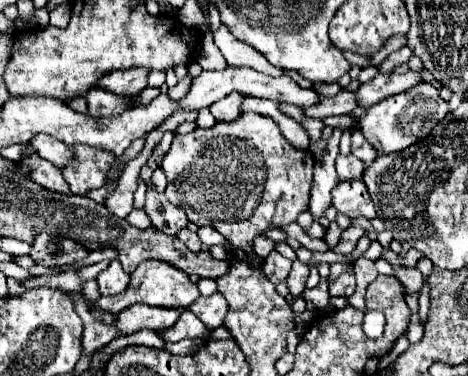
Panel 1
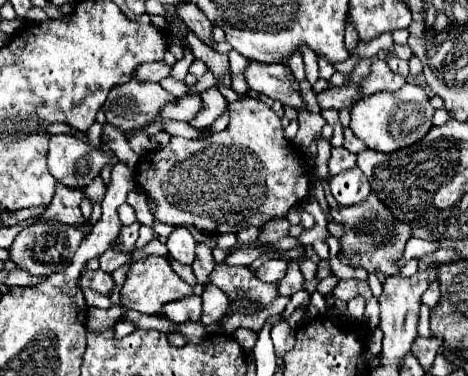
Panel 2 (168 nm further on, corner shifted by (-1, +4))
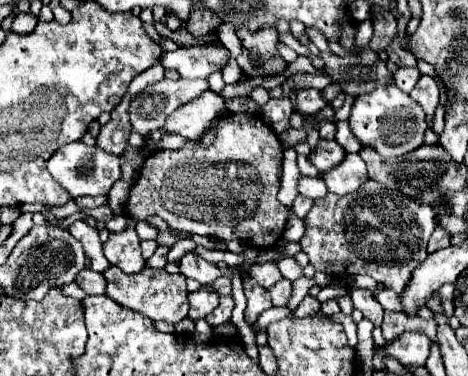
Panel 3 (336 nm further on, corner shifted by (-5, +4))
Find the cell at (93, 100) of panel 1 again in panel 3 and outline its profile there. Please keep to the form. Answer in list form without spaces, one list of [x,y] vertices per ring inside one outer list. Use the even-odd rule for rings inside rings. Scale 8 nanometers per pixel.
[[[168,80],[144,88],[130,100],[132,130],[146,136],[166,124],[166,116],[182,104],[198,98],[208,88],[208,80]]]

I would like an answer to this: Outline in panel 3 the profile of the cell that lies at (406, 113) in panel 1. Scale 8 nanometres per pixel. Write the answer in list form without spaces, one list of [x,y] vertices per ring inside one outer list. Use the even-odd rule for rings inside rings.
[[[388,84],[382,88],[376,88],[374,92],[362,94],[356,98],[350,118],[348,118],[350,130],[360,140],[362,146],[374,148],[384,158],[402,156],[406,152],[412,152],[414,148],[424,144],[424,132],[428,130],[426,114],[418,102],[410,98],[410,94],[402,92],[396,84]]]

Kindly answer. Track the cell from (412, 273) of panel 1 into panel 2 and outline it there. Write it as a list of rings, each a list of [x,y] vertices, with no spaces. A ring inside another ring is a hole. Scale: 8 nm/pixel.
[[[434,282],[434,284],[430,284],[430,288],[426,290],[426,294],[422,296],[422,302],[424,302],[428,308],[434,308],[434,306],[438,304],[438,300],[440,300],[440,286],[438,286],[438,282]]]

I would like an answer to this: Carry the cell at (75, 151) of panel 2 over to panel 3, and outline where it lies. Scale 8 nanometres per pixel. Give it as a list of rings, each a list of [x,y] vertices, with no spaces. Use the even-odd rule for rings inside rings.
[[[70,142],[64,148],[58,148],[50,160],[48,160],[48,172],[52,174],[52,178],[66,188],[66,192],[70,194],[72,200],[80,198],[80,196],[106,196],[110,186],[120,178],[122,174],[122,162],[130,160],[136,162],[140,158],[144,158],[146,152],[144,148],[134,148],[128,146],[122,154],[110,154],[98,146],[86,146],[84,142]]]

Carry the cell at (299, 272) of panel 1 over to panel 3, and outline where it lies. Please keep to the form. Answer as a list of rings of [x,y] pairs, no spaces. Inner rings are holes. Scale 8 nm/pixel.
[[[284,278],[278,284],[274,284],[274,288],[270,288],[268,292],[272,296],[272,304],[274,306],[284,306],[290,300],[290,296],[292,296],[292,282]]]

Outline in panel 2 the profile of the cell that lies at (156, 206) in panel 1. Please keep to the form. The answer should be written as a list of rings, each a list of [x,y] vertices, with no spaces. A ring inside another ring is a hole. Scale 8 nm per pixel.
[[[174,228],[174,232],[168,236],[168,242],[166,242],[170,254],[174,260],[178,260],[180,264],[192,264],[194,258],[196,258],[196,242],[192,238],[192,234],[186,230],[186,228]]]

